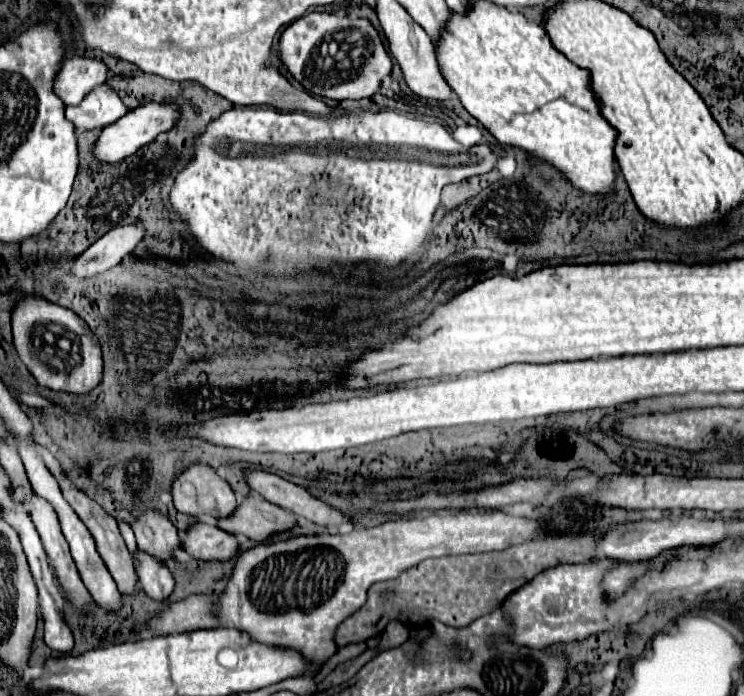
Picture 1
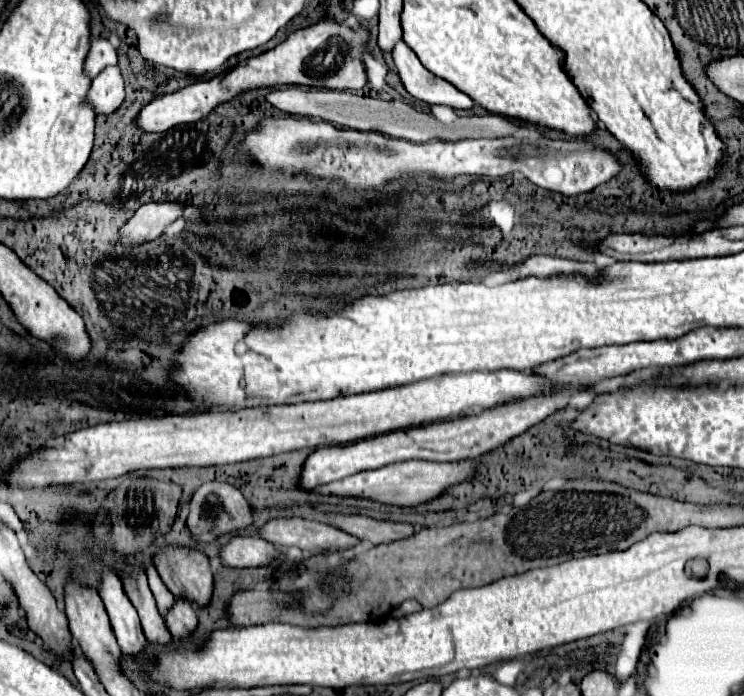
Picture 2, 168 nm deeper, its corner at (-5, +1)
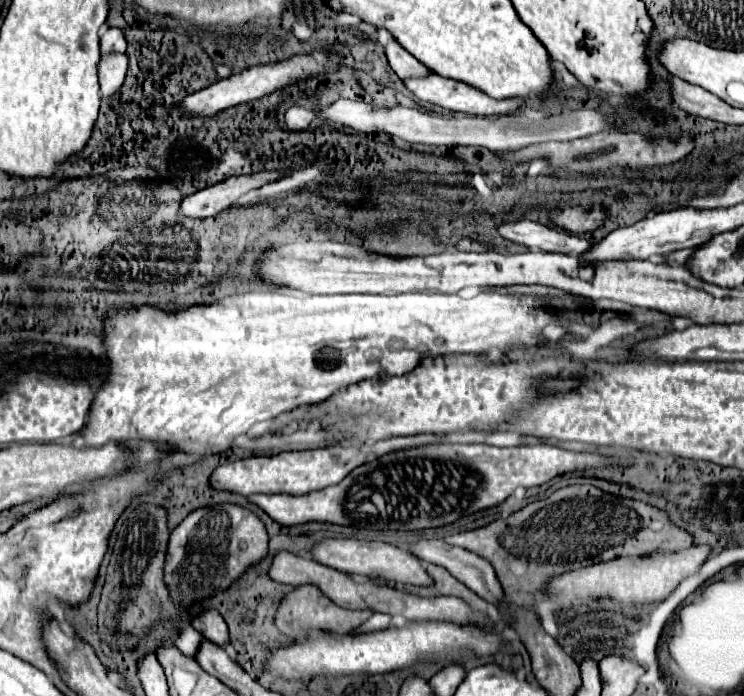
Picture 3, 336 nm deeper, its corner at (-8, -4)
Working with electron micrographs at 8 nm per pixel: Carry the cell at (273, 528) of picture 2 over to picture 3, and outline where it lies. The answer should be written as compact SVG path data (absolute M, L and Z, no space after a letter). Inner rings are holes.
M323 540L313 550L313 558L325 566L331 566L345 574L359 574L369 580L379 578L389 586L433 586L433 578L427 574L423 562L413 556L409 550L385 544L385 542L367 542L367 540Z

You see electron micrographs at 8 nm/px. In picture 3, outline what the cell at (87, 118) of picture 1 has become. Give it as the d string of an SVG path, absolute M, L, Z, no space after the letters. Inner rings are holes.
M121 52L101 54L101 60L97 64L101 96L115 94L125 80L125 72L127 72L127 56L125 54L121 54Z

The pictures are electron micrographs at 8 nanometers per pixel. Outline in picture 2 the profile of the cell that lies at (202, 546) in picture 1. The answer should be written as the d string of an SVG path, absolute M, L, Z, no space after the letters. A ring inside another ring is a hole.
M236 535L220 547L220 561L228 567L260 567L270 563L274 557L274 545L260 537Z

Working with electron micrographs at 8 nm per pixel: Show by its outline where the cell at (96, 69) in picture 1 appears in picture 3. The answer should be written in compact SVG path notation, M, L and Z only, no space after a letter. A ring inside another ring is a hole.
M111 26L111 28L107 28L105 32L103 32L103 36L101 36L101 50L115 50L115 52L125 52L125 46L127 46L127 42L125 42L125 36L123 36L123 30L121 28L115 28L115 26Z

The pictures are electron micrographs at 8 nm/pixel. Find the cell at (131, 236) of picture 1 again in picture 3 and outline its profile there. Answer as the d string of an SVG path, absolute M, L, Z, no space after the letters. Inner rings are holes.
M291 168L285 170L259 170L253 174L243 176L231 176L219 184L213 184L209 188L203 188L181 202L181 214L191 218L209 218L215 216L227 208L231 208L243 194L257 190L273 180L283 178L285 174L291 174Z

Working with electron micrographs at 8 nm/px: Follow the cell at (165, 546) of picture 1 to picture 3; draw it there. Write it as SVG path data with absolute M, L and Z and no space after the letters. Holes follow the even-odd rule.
M215 610L203 612L199 618L195 618L193 628L197 632L201 632L205 640L209 640L217 646L229 644L229 628L227 628L225 620L219 618L219 612L215 612Z

